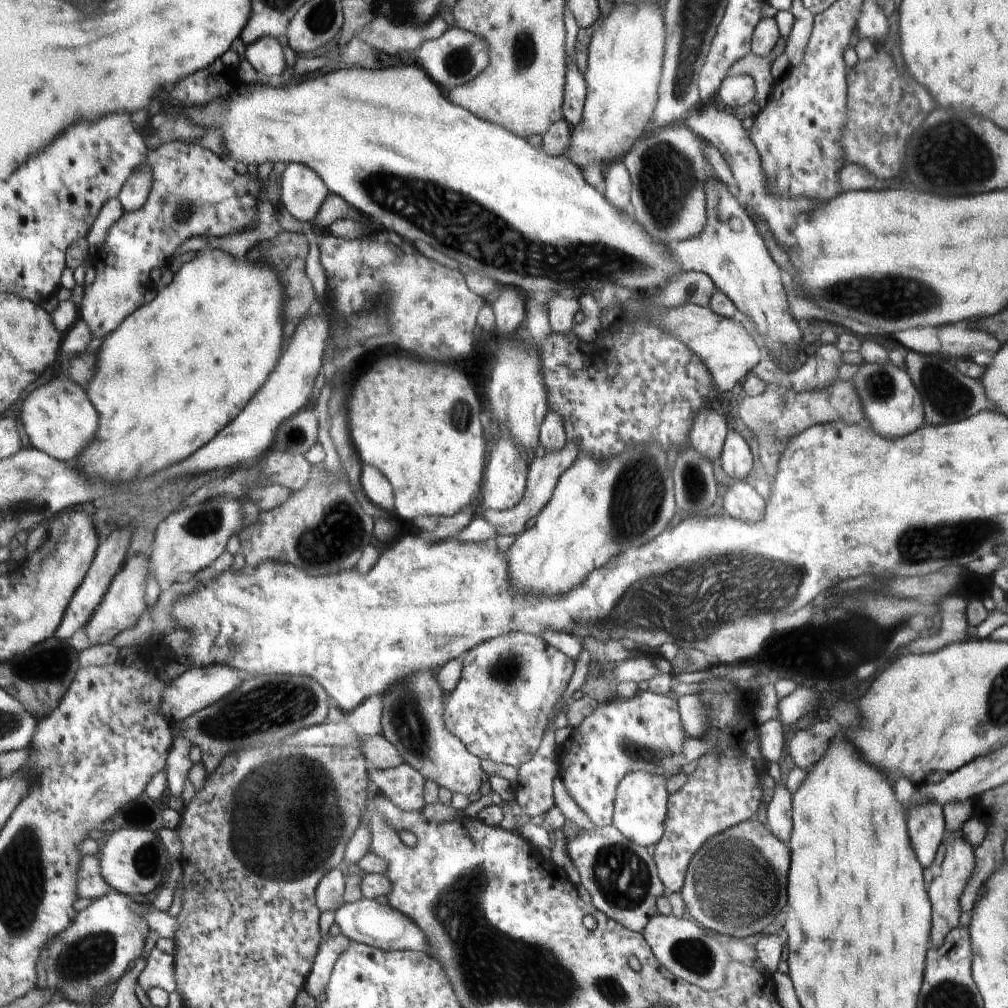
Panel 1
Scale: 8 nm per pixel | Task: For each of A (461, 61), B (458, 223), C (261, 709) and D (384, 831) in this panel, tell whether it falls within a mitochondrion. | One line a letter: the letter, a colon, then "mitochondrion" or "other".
A: mitochondrion
B: mitochondrion
C: mitochondrion
D: other

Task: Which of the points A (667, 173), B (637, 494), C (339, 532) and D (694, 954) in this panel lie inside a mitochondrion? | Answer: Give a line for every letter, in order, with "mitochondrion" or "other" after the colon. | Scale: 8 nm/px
A: mitochondrion
B: mitochondrion
C: mitochondrion
D: mitochondrion

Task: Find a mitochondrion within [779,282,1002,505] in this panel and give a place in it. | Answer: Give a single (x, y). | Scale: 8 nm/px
(950, 397)

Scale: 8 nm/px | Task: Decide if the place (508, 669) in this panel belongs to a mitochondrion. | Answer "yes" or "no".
yes

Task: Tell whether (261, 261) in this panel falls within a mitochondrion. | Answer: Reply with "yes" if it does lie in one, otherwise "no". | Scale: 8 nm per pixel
no

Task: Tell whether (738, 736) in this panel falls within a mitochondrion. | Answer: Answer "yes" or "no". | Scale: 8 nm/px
no

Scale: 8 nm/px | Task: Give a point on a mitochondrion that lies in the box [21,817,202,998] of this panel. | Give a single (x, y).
(77, 960)

